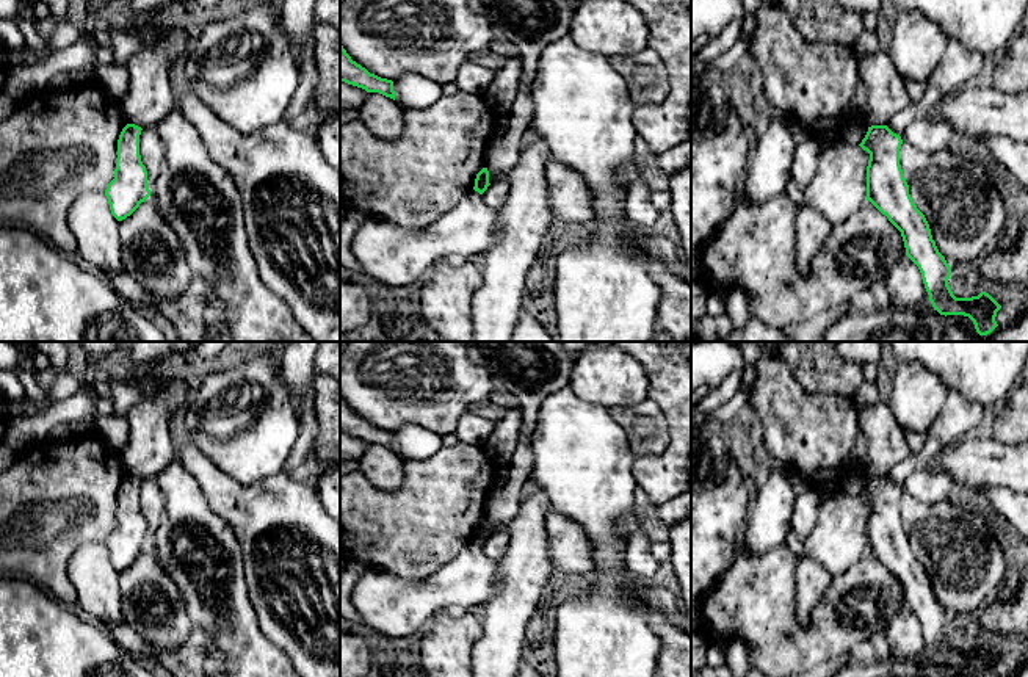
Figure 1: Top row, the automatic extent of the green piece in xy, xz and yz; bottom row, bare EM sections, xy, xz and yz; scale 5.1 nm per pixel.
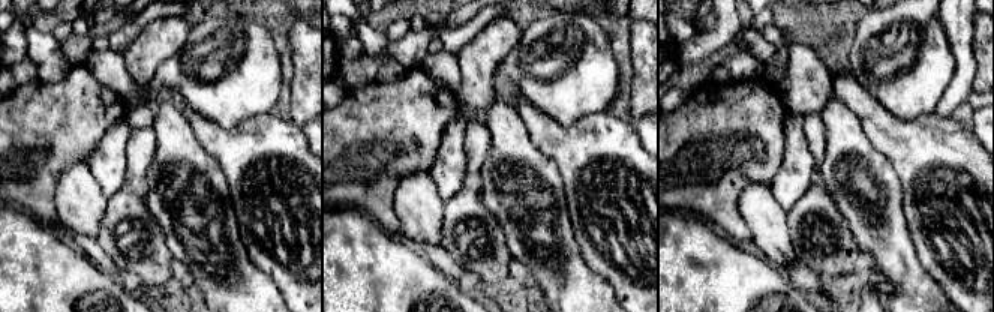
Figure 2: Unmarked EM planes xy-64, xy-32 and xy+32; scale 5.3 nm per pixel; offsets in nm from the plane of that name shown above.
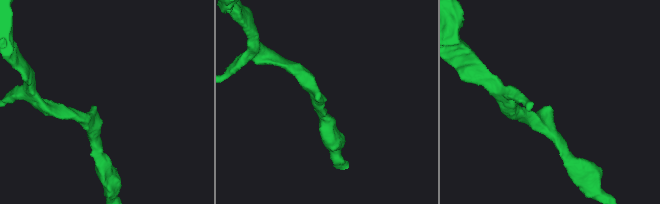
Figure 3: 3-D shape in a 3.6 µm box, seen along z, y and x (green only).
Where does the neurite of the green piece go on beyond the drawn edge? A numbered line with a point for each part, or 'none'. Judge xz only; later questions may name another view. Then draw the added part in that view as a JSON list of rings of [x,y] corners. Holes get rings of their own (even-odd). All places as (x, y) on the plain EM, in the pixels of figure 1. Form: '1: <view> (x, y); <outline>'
none

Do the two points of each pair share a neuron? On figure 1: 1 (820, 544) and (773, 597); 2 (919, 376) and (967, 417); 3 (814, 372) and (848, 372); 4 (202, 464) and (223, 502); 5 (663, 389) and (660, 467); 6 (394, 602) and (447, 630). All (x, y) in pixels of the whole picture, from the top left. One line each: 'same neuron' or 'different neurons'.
1: different neurons
2: different neurons
3: same neuron
4: same neuron
5: same neuron
6: different neurons

